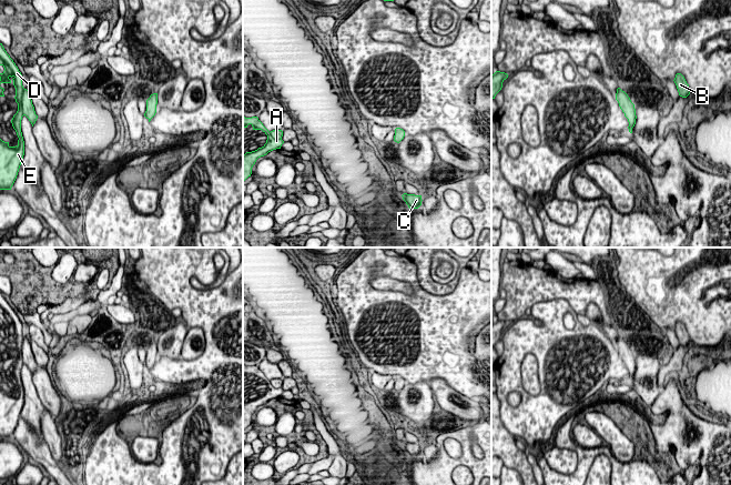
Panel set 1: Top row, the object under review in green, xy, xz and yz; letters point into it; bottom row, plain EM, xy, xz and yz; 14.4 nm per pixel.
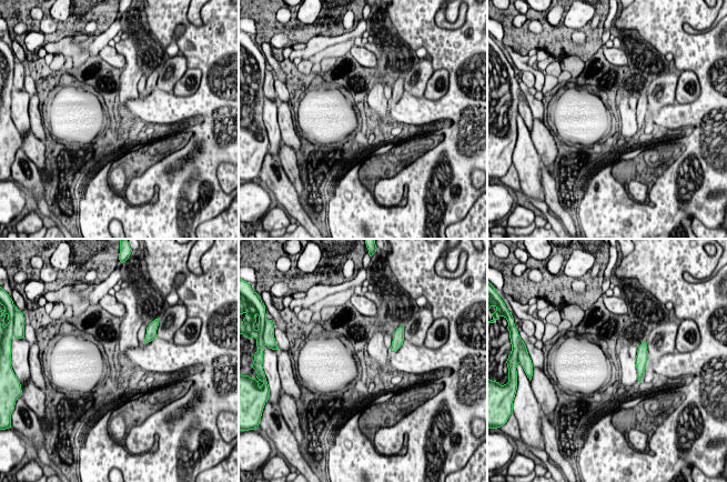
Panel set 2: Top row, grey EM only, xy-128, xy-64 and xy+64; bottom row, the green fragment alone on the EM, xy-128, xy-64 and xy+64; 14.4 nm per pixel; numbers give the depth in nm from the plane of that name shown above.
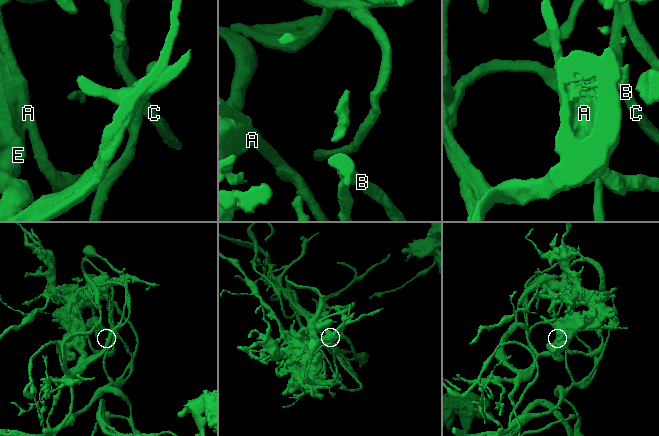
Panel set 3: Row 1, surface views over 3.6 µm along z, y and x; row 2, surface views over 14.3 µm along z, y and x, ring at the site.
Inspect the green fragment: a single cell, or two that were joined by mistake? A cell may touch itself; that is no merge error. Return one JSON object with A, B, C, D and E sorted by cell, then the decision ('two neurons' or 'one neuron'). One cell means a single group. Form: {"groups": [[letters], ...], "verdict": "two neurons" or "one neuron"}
{"groups": [["A", "B", "C", "D", "E"]], "verdict": "one neuron"}

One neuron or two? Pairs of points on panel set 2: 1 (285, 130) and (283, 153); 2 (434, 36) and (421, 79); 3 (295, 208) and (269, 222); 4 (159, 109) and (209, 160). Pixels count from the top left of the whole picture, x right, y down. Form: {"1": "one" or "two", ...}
{"1": "one", "2": "two", "3": "two", "4": "one"}

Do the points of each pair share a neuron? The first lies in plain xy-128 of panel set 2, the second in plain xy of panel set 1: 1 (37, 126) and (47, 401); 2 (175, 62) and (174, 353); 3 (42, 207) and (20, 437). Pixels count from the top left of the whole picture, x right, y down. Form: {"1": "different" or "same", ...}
{"1": "same", "2": "same", "3": "same"}

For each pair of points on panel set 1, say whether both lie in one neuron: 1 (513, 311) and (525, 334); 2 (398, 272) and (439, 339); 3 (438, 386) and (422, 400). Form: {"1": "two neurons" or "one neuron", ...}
{"1": "two neurons", "2": "one neuron", "3": "two neurons"}

